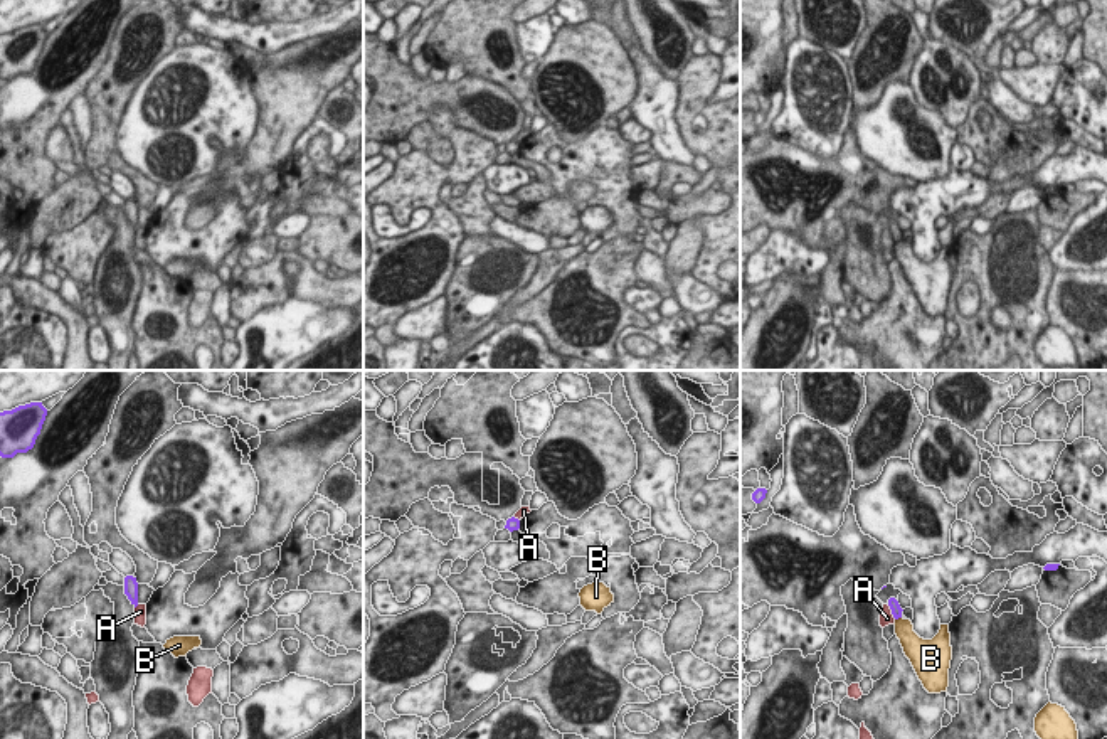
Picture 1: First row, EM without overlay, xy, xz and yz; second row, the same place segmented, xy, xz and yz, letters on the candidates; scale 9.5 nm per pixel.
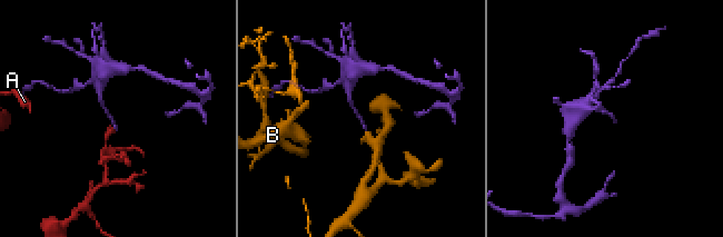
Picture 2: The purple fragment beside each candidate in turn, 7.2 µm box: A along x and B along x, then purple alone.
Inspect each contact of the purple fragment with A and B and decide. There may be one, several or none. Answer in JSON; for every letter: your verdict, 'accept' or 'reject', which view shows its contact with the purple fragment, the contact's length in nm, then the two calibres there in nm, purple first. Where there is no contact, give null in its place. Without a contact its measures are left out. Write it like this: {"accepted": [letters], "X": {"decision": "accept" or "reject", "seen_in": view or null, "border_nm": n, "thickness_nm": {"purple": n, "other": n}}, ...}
{"accepted": [], "A": {"decision": "reject", "seen_in": "yz", "border_nm": 170, "thickness_nm": {"purple": 100, "other": 130}}, "B": {"decision": "reject", "seen_in": "yz", "border_nm": 70, "thickness_nm": {"purple": 100, "other": 190}}}

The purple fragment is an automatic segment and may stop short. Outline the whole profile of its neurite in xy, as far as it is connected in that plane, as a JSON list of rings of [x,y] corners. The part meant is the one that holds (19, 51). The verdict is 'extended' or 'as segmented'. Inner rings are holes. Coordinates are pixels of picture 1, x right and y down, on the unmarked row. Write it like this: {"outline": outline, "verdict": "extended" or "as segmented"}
{"outline": [[[30,25],[0,35],[0,79],[13,81],[34,71],[45,44],[47,32],[42,25]]], "verdict": "as segmented"}

